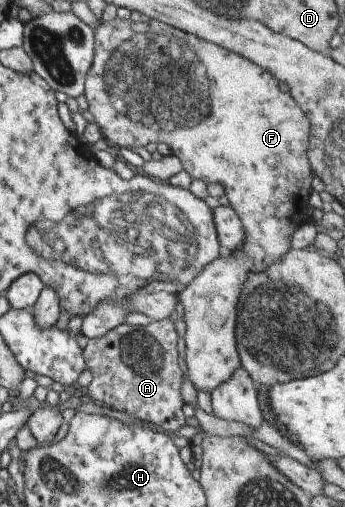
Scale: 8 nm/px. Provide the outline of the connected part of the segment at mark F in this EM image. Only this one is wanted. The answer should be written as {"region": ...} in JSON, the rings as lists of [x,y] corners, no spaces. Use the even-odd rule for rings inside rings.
{"region":[[[114,18],[109,22],[100,20],[99,26],[93,29],[93,42],[95,42],[95,50],[93,50],[93,60],[89,66],[89,72],[85,76],[83,82],[83,96],[88,105],[88,111],[95,119],[95,124],[101,130],[101,136],[110,146],[110,149],[116,148],[137,148],[145,147],[148,143],[163,143],[169,147],[171,155],[175,156],[181,162],[181,170],[187,174],[192,180],[201,180],[205,185],[208,183],[217,183],[223,187],[223,193],[229,201],[229,207],[233,208],[237,219],[240,221],[243,232],[245,232],[245,240],[239,248],[235,248],[233,252],[222,253],[215,261],[205,264],[201,268],[201,272],[187,284],[178,294],[179,302],[183,307],[183,320],[185,323],[185,334],[183,335],[183,344],[185,345],[185,370],[184,376],[191,382],[196,391],[211,392],[219,384],[223,384],[225,380],[231,377],[231,374],[240,367],[240,360],[235,344],[235,306],[237,306],[237,298],[239,298],[239,290],[241,284],[245,282],[245,278],[249,276],[249,272],[261,272],[267,266],[275,264],[281,260],[281,256],[290,250],[289,238],[293,234],[293,230],[299,226],[304,220],[310,218],[310,209],[307,207],[307,200],[311,189],[311,180],[313,175],[307,164],[307,134],[309,134],[309,120],[303,114],[303,110],[299,110],[299,106],[295,104],[295,100],[291,98],[289,92],[281,92],[279,90],[279,82],[275,76],[272,76],[264,70],[246,60],[243,56],[227,51],[222,47],[200,40],[191,34],[185,33],[180,29],[165,25],[156,19],[143,18],[138,23],[131,20],[119,20]]]}

